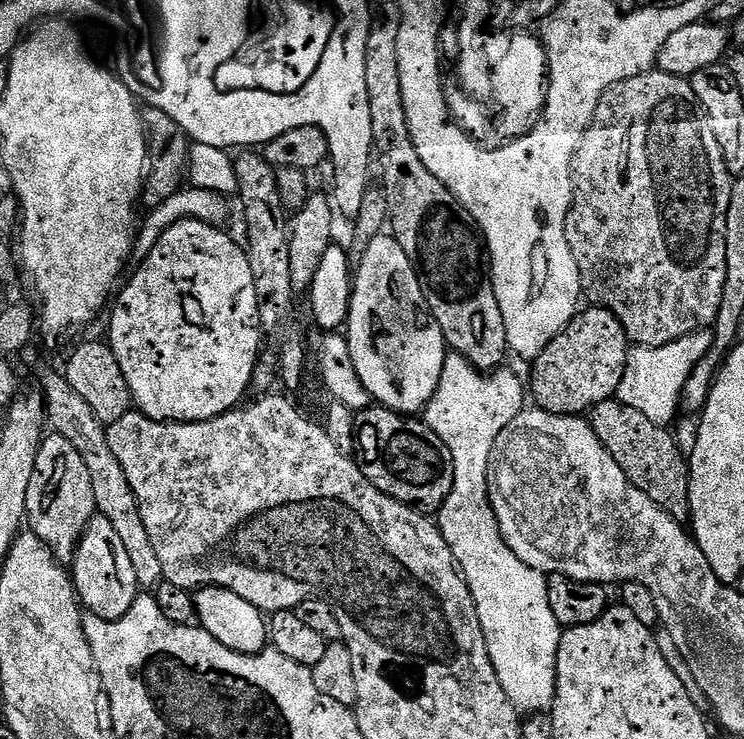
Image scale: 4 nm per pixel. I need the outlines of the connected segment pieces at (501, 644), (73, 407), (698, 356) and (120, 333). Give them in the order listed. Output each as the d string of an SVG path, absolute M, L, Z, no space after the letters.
M455 354L445 355L444 365L442 366L442 378L438 382L438 390L434 390L434 398L430 398L428 407L422 413L422 419L424 423L430 426L430 430L434 430L434 434L438 434L438 438L442 438L442 442L446 442L446 446L452 455L454 482L452 483L450 494L444 499L443 504L438 509L438 515L440 515L438 527L441 534L446 538L446 542L454 554L456 563L460 565L460 572L464 575L464 581L468 583L468 589L472 591L474 606L478 610L478 622L482 622L482 634L486 638L486 646L490 650L490 662L498 674L498 682L502 682L502 690L506 690L506 698L510 698L512 705L521 713L544 714L551 709L552 704L556 700L556 663L558 662L558 646L560 645L562 626L558 622L558 618L554 618L554 610L550 610L548 576L541 572L540 569L531 568L526 562L522 562L522 558L518 558L518 554L514 554L514 550L510 550L510 546L506 546L506 542L502 538L500 527L496 521L496 515L492 509L492 503L488 497L488 463L490 462L490 450L494 450L494 442L498 438L498 434L502 434L502 430L513 427L521 419L519 416L520 411L524 408L524 396L526 400L525 381L523 384L514 373L504 371L496 370L491 374L485 374L480 369L475 368L466 358Z
M44 368L40 372L40 384L46 409L46 420L55 435L66 438L82 454L82 462L86 462L86 470L90 470L90 482L94 486L94 502L99 515L114 526L118 538L122 538L122 546L126 546L126 555L134 566L134 578L137 585L144 590L155 589L164 580L162 562L158 562L158 553L150 546L150 534L146 534L146 522L142 522L142 514L138 510L138 502L134 498L134 490L130 490L130 482L126 482L126 474L122 466L118 466L118 458L114 458L114 450L110 450L108 433L105 424L86 406L82 394L70 386L67 375L55 372L52 368Z
M699 328L697 332L686 334L666 346L629 347L626 370L622 374L615 399L621 400L626 406L634 406L634 410L638 410L638 414L646 414L650 422L671 425L676 411L681 411L684 387L694 366L698 366L698 362L702 362L705 354L712 349L713 335L712 328Z
M179 220L172 224L158 238L156 245L150 250L146 259L139 261L136 273L132 276L132 281L119 289L115 297L112 308L112 325L108 328L107 343L110 345L114 358L118 358L118 366L122 366L122 374L128 383L128 389L132 392L132 399L135 407L152 420L163 420L165 422L179 422L182 424L193 424L209 420L215 416L221 416L223 412L231 412L245 399L244 395L249 395L252 386L252 375L256 361L260 359L262 345L262 325L258 314L258 294L254 294L254 274L250 274L250 262L247 251L240 248L224 233L223 227L215 224L207 224L201 220Z

